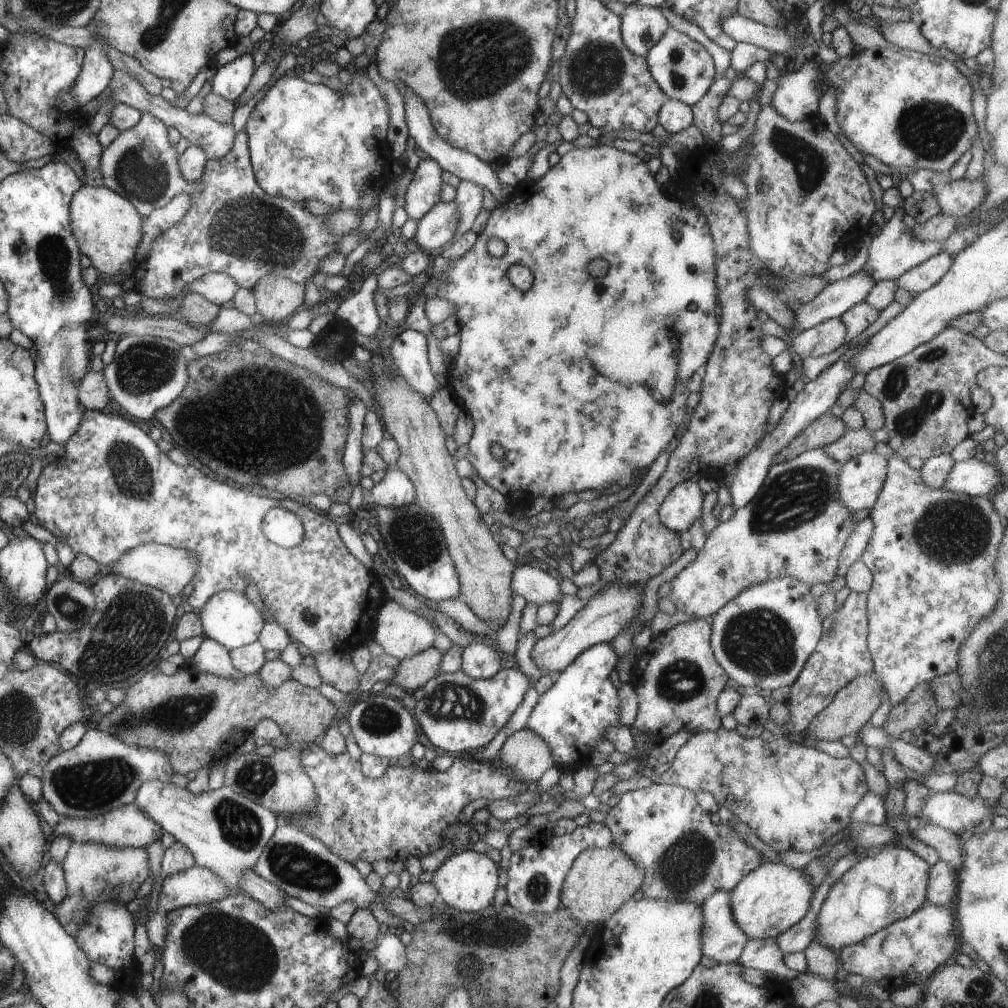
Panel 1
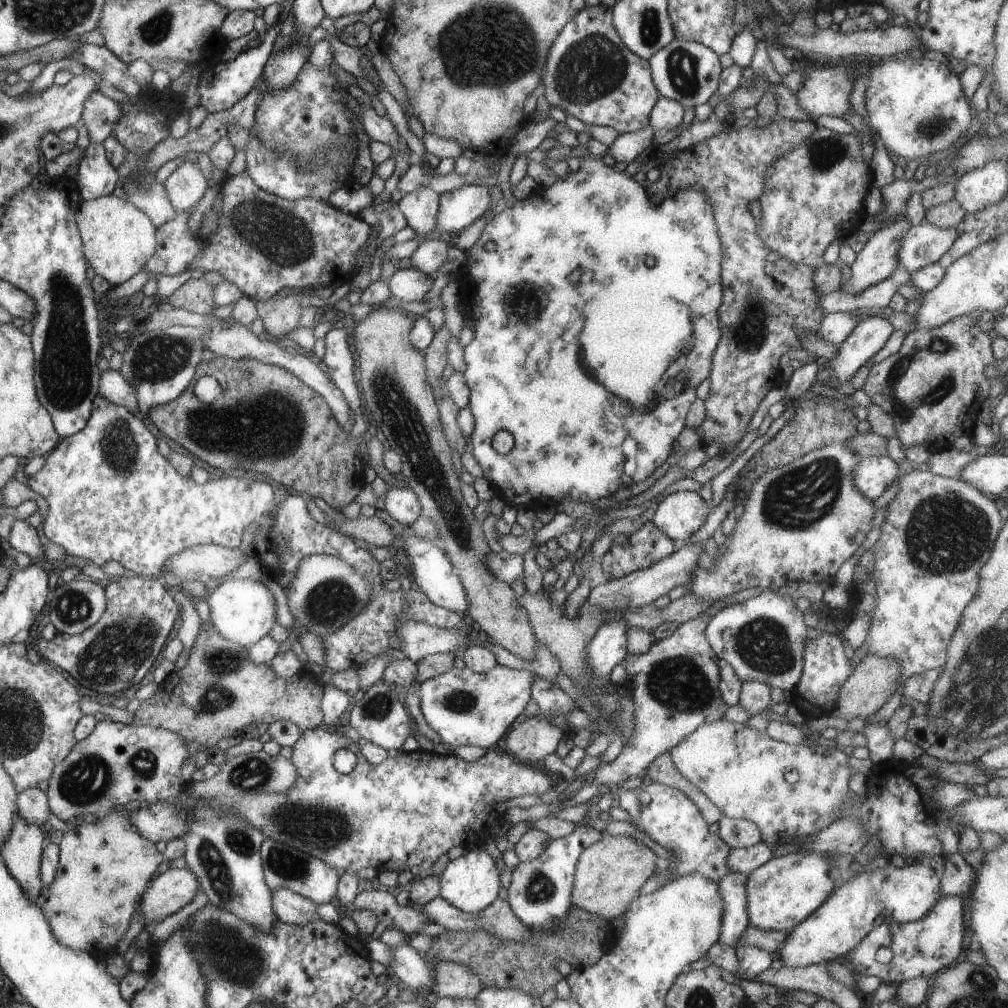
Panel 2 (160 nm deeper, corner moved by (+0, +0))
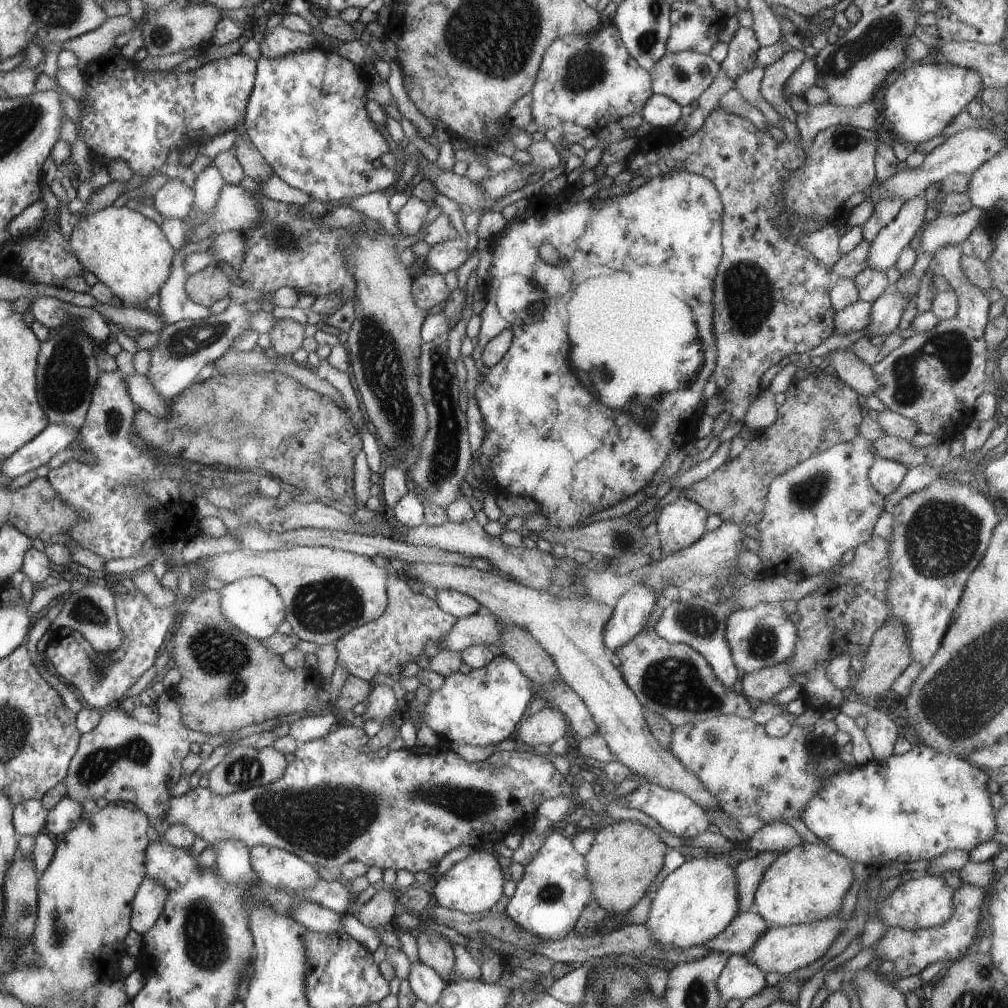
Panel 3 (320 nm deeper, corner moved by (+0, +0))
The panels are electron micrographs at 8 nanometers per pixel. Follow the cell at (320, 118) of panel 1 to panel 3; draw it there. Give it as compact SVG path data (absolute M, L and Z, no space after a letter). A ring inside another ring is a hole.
M282 25L264 30L263 40L259 43L261 54L267 57L285 57L298 51L317 46L315 38L306 33L291 31Z

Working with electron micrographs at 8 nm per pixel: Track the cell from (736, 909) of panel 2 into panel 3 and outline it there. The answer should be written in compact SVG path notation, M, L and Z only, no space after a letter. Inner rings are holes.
M762 851L735 864L738 881L739 913L754 909L755 892L768 867L778 858L778 851Z

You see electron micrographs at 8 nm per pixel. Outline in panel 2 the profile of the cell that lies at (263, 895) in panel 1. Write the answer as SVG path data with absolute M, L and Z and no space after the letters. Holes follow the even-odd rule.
M282 888L272 890L271 894L278 921L303 926L306 922L318 918L316 910L319 906L310 902L308 898Z

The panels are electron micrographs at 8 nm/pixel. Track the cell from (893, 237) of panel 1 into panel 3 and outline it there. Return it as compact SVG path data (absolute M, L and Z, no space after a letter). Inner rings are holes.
M972 206L970 210L956 216L939 214L935 220L924 225L922 244L915 251L918 255L920 253L934 254L940 247L949 244L958 245L972 234L985 216L984 211L977 206Z

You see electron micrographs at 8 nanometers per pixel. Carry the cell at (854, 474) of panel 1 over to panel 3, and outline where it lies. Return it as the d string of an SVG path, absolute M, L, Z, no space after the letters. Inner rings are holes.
M877 457L869 470L869 481L876 492L883 497L892 494L904 480L908 472L907 466L901 462Z

